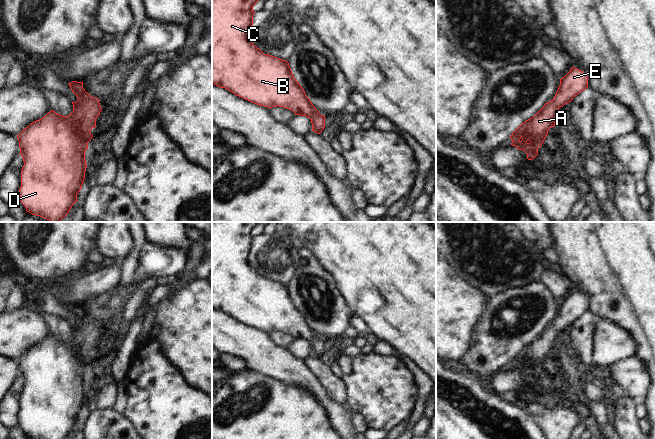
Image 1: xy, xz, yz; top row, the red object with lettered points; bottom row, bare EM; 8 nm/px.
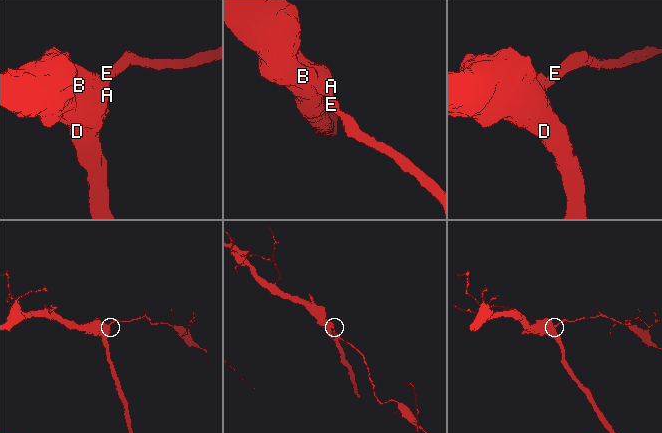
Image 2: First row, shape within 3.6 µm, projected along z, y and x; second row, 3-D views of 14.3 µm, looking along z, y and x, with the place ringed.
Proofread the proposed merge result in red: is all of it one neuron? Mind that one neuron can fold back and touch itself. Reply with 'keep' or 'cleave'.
keep

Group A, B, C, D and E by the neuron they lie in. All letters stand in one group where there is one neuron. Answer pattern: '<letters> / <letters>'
A B C D E

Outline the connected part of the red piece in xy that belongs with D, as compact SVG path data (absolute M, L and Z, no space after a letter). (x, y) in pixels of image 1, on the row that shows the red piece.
M72 81L68 83L78 100L72 102L73 111L68 116L62 116L51 110L43 118L32 122L18 135L20 155L24 165L21 170L21 187L19 195L26 211L32 215L40 216L50 222L60 222L77 202L77 194L85 179L86 160L85 151L88 142L92 139L91 129L96 127L96 119L102 110L99 99L92 97L83 88L83 82Z

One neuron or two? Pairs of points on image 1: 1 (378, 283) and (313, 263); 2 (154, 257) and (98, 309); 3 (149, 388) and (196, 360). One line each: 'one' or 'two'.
1: two
2: one
3: two

